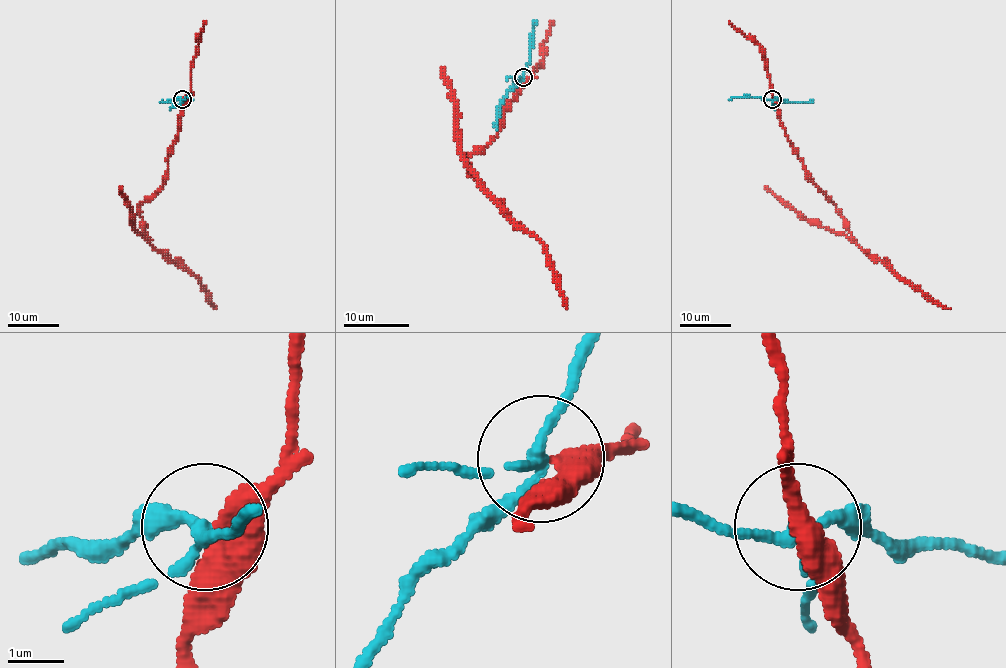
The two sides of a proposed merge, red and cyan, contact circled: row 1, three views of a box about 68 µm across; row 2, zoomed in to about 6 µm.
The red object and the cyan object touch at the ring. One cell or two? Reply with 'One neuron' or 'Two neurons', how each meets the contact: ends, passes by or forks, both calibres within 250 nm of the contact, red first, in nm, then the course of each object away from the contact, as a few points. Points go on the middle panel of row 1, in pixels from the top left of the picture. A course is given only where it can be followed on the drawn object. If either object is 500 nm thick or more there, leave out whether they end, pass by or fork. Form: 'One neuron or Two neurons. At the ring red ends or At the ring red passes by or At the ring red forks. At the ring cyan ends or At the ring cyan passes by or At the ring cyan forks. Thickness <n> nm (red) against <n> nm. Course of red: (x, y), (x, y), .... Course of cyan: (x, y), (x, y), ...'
Two neurons. At the ring red passes by. At the ring cyan forks. Thickness 440 nm (red) against 180 nm. Course of red: (524, 78), (504, 111), (503, 124), (481, 150), (475, 150), (465, 162), (508, 215), (542, 245), (567, 309). Course of cyan: (522, 78), (532, 46), (534, 20)

